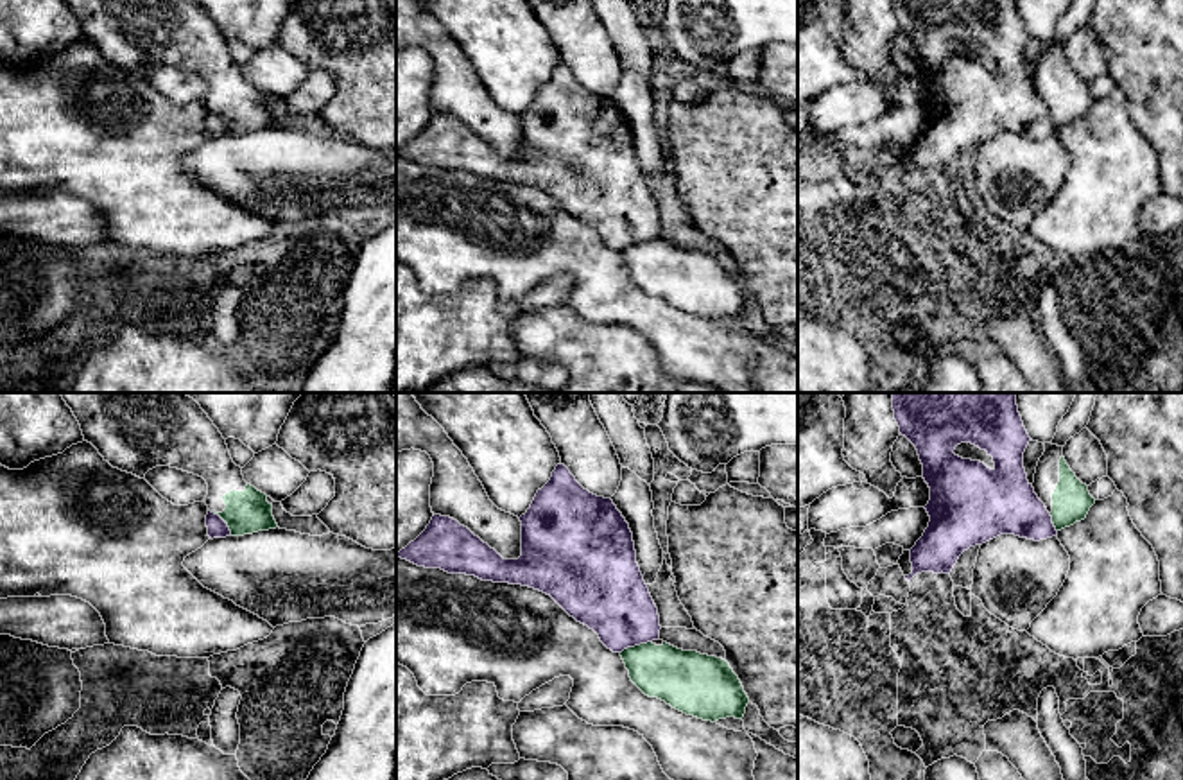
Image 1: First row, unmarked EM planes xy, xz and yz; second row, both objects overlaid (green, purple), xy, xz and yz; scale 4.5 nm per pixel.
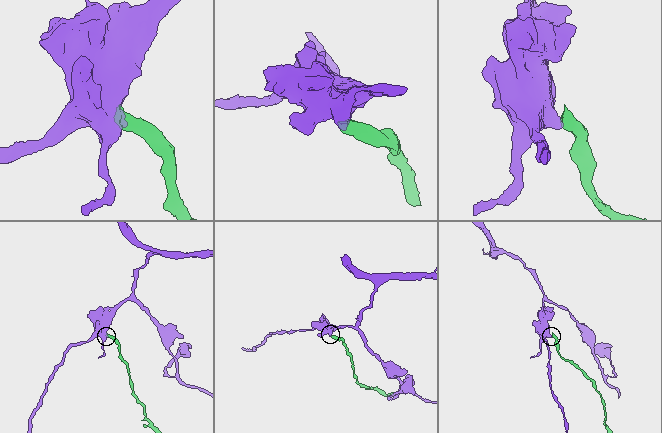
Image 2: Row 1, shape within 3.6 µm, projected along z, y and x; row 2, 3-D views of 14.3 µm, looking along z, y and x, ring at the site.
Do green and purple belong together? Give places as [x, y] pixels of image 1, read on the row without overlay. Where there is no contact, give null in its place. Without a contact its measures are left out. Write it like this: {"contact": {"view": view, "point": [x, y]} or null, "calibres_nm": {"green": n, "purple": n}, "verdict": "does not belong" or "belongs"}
{"contact": {"view": "xz", "point": [635, 244]}, "calibres_nm": {"green": 260, "purple": 320}, "verdict": "does not belong"}

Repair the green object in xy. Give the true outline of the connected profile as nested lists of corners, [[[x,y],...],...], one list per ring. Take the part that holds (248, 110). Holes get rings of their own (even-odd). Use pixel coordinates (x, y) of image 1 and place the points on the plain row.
[[[66,0],[84,39],[91,41],[113,66],[145,77],[156,65],[199,74],[208,82],[206,104],[229,126],[231,134],[276,127],[267,93],[247,82],[229,54],[226,38],[197,0]]]

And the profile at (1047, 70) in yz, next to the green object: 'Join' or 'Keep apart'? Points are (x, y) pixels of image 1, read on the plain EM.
Join

